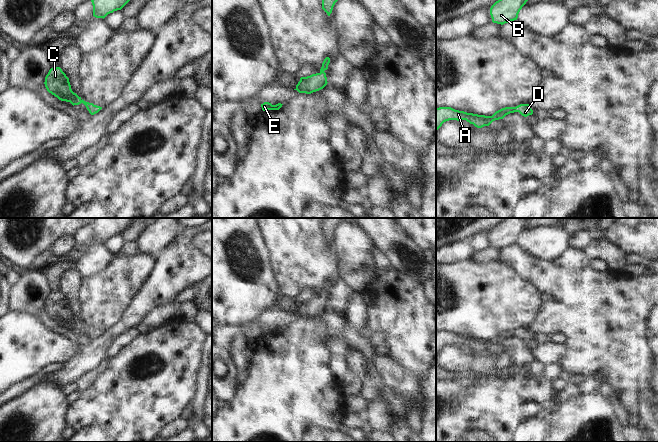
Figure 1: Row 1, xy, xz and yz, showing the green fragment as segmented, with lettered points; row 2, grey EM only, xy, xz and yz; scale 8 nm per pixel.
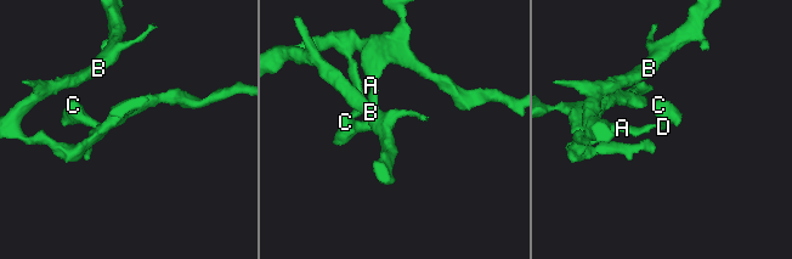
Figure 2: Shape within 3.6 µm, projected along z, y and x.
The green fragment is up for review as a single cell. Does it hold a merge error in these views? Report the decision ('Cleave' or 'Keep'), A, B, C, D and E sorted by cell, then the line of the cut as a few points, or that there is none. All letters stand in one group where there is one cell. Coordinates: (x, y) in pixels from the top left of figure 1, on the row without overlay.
Keep. Groups: A B C D E. No split.

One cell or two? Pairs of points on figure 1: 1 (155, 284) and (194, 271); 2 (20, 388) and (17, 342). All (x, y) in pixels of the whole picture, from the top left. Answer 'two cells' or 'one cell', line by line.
1: one cell
2: two cells

